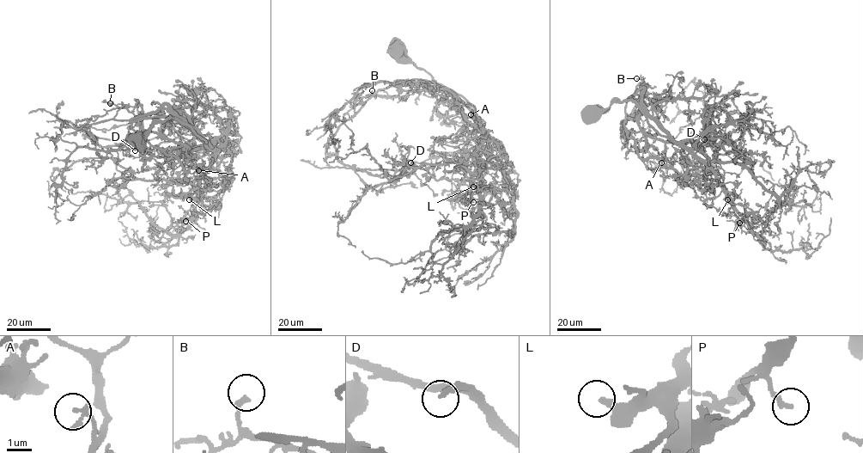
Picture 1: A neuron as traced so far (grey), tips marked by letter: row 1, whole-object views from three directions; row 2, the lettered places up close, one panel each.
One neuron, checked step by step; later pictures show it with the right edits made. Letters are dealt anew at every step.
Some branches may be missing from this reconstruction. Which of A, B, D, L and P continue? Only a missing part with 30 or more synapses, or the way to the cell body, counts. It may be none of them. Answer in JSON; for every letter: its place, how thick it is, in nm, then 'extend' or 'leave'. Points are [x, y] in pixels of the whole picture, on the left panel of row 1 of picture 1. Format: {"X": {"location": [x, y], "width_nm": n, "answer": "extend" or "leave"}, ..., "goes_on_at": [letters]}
{"A": {"location": [198, 170], "width_nm": 130, "answer": "leave"}, "B": {"location": [110, 103], "width_nm": 240, "answer": "leave"}, "D": {"location": [135, 150], "width_nm": 240, "answer": "extend"}, "L": {"location": [189, 199], "width_nm": 320, "answer": "leave"}, "P": {"location": [185, 221], "width_nm": 200, "answer": "leave"}, "goes_on_at": ["D"]}

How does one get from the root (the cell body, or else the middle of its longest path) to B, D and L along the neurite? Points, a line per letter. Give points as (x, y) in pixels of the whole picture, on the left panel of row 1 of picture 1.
B: (135, 138), (139, 141), (154, 124), (173, 118), (167, 117), (160, 132), (146, 131), (139, 116), (110, 103)
D: (135, 138), (172, 117), (216, 149), (193, 135), (142, 154), (135, 150)
L: (135, 138), (139, 141), (154, 124), (172, 117), (210, 146), (212, 166), (200, 180), (197, 197), (189, 199)

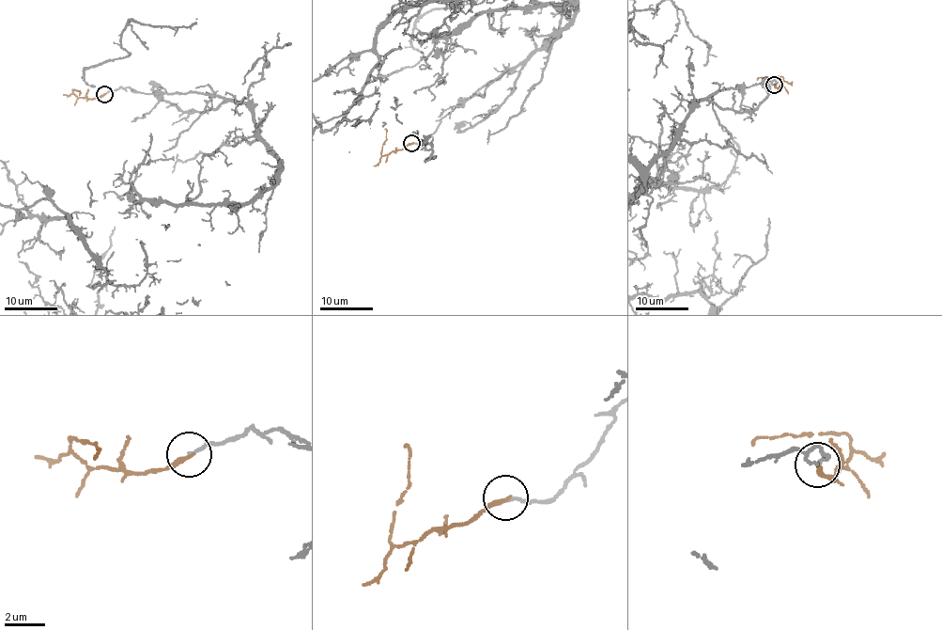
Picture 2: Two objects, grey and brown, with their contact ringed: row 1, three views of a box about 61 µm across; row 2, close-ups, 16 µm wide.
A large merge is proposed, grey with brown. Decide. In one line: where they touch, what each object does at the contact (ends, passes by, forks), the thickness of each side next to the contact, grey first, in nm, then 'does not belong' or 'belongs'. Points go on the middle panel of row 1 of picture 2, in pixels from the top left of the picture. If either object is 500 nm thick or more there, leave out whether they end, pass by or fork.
(411, 143) | grey ends | brown ends | 140/260 nm | does not belong

